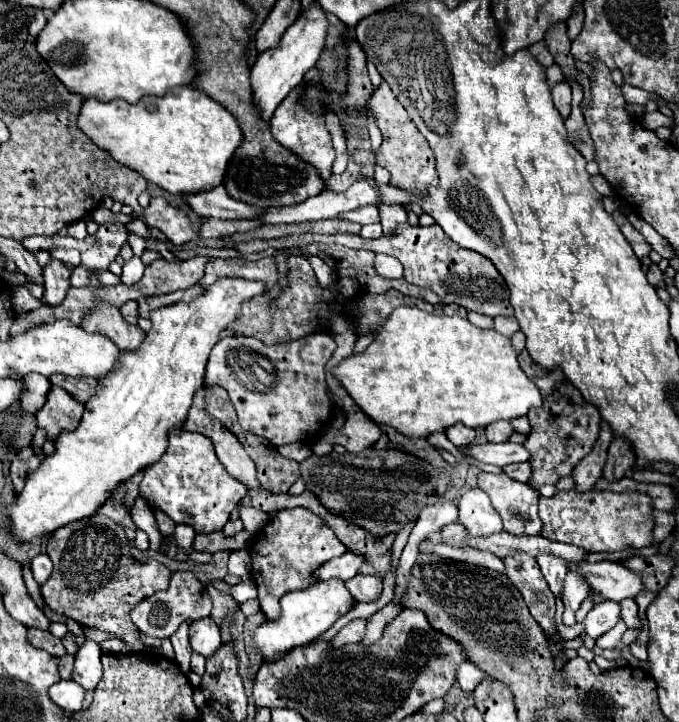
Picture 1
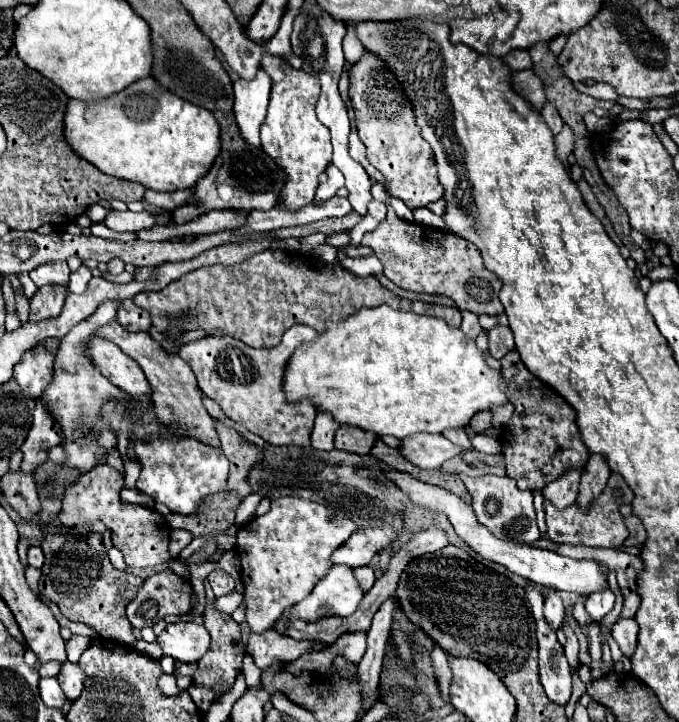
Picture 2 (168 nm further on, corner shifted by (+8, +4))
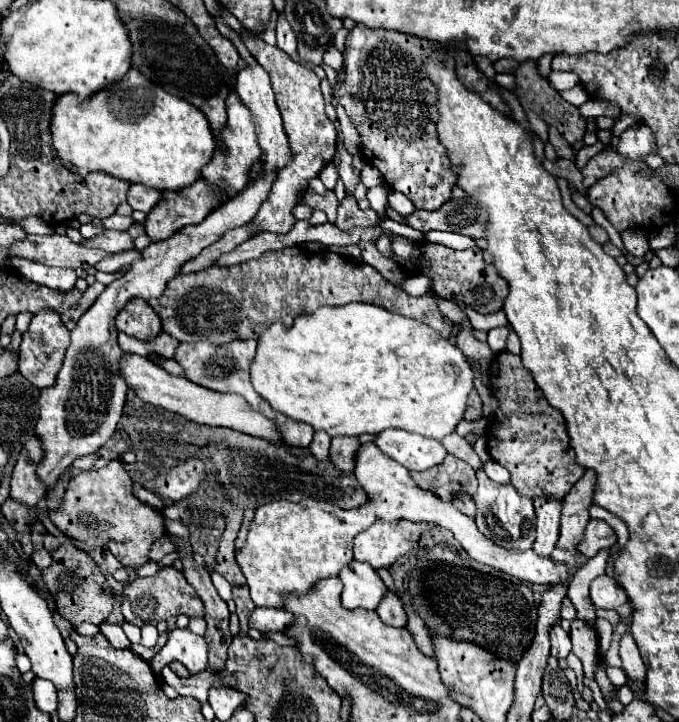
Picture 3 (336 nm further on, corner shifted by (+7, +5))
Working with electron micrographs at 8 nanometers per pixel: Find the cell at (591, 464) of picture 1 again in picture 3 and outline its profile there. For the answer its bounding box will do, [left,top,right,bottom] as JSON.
[533,497,561,555]

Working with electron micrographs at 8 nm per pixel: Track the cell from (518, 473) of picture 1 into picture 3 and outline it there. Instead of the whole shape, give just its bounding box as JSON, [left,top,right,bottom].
[411,455,478,503]

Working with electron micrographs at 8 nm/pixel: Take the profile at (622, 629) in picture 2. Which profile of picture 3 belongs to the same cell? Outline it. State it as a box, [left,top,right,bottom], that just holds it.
[621,633,647,683]

